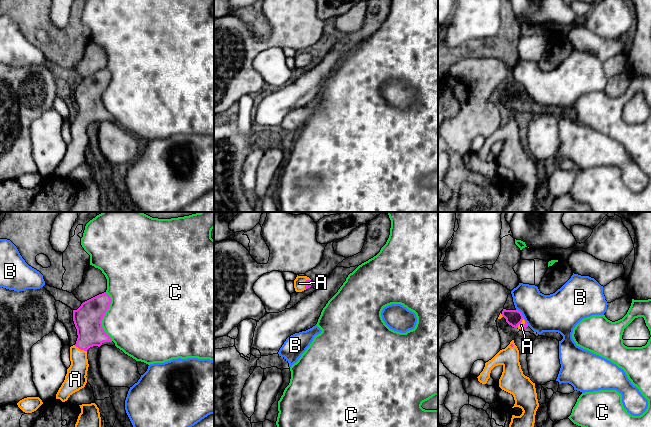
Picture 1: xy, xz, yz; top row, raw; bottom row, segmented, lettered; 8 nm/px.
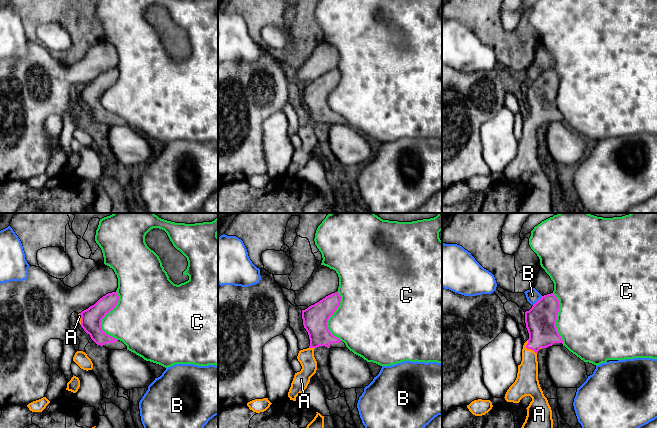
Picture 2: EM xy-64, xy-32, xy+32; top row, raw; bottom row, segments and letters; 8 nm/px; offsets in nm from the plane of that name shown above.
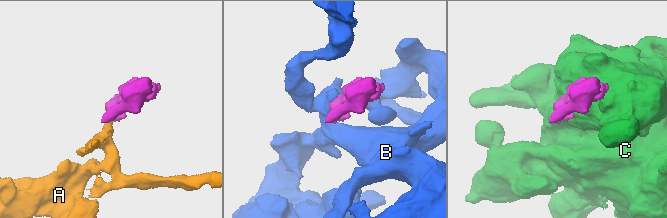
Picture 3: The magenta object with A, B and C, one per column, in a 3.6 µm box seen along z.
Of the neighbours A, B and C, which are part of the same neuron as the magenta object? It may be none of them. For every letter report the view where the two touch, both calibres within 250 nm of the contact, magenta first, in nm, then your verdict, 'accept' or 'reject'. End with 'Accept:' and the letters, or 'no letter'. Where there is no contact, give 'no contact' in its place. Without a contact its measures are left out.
A: meets magenta in xy; 220 nm thick on the magenta side, 160 nm on the other; accept
B: meets magenta in yz; 130 nm thick on the magenta side, 300 nm on the other; reject
C: meets magenta in xy; 220 nm thick on the magenta side, 460 nm on the other; reject
Accept: A

